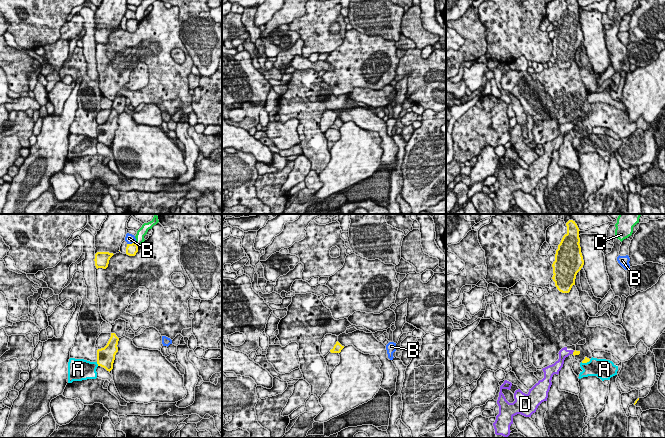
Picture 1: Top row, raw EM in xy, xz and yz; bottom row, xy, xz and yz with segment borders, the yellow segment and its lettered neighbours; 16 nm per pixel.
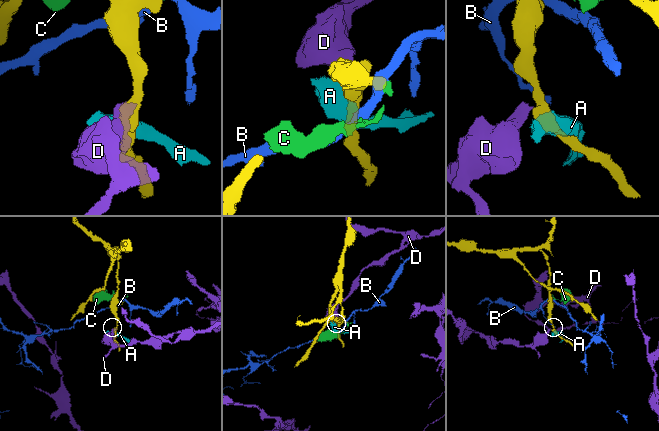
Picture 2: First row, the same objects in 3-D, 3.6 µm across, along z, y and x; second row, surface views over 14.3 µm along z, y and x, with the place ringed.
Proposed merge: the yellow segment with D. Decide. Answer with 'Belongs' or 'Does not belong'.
Does not belong

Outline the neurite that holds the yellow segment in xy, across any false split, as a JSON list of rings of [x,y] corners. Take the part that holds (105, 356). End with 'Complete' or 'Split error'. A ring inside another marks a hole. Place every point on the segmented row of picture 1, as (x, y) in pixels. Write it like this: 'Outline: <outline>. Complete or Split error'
Outline: [[[111,333],[111,337],[104,348],[97,350],[97,364],[105,368],[107,371],[113,369],[113,363],[115,360],[115,355],[118,352],[118,341],[119,338],[115,333]]]. Complete

